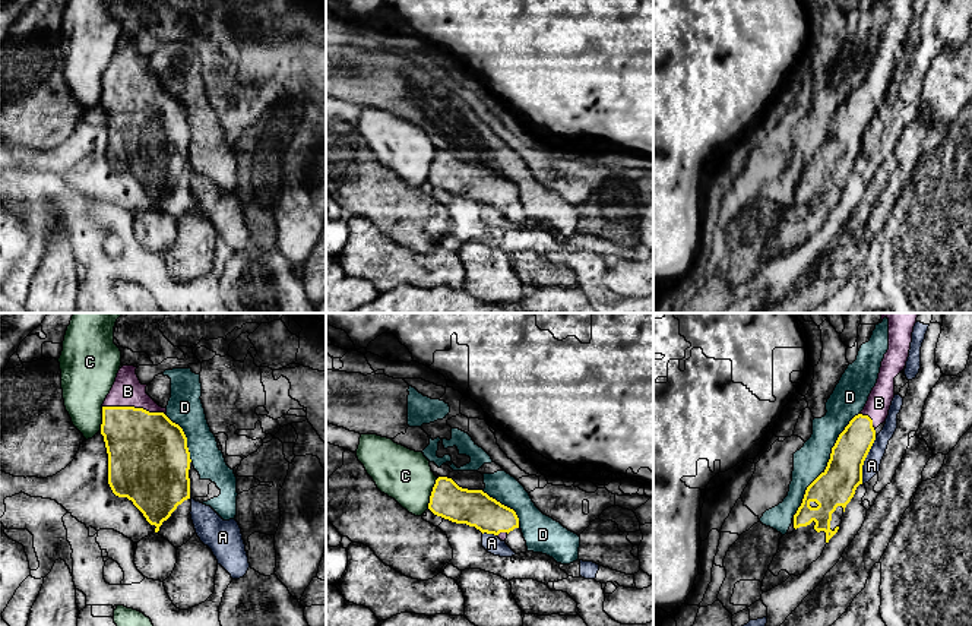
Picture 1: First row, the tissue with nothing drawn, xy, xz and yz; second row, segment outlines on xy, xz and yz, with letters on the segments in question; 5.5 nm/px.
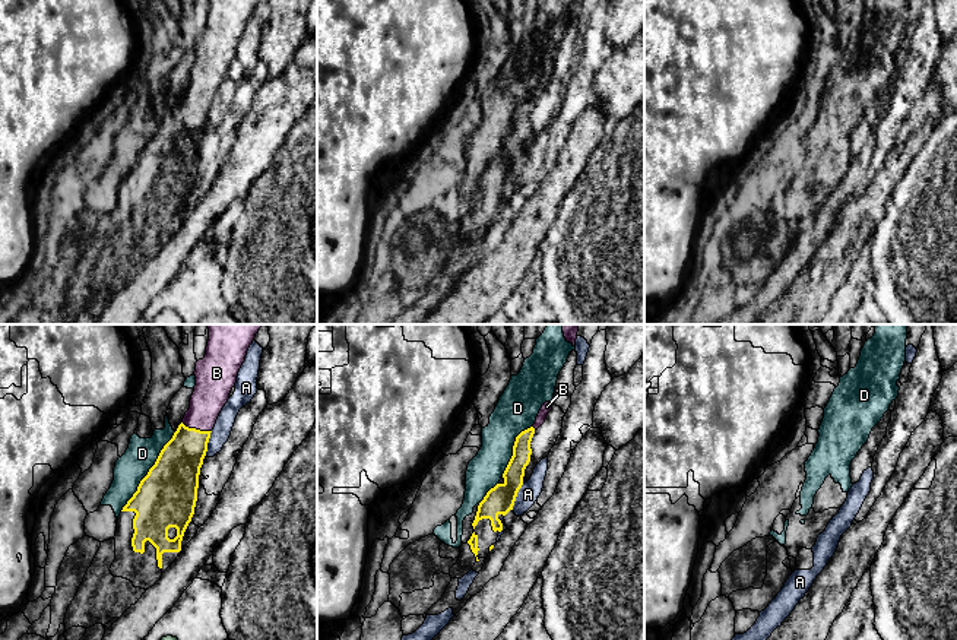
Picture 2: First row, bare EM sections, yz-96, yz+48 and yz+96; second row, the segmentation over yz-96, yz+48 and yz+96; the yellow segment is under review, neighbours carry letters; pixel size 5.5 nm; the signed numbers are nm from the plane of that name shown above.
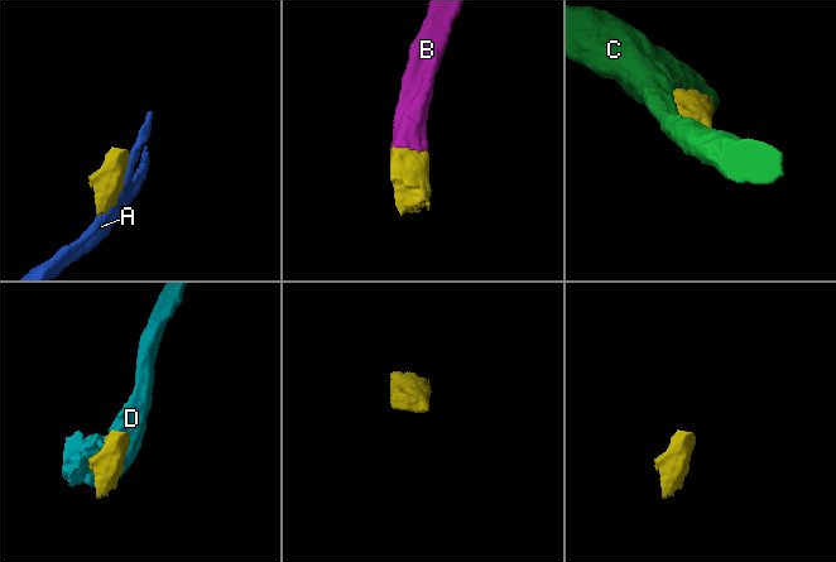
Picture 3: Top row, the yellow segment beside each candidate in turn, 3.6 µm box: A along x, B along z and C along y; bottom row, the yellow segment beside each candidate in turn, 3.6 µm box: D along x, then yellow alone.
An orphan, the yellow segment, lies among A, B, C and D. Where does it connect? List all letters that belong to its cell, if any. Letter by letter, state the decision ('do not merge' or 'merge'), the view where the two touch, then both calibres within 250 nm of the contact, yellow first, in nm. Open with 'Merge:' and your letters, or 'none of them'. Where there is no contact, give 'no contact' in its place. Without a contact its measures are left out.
Merge: B
A: do not merge; contact in yz; calibres 220 and 100 nm
B: merge; contact in xy; calibres 420 and 170 nm
C: do not merge; contact in xz; calibres 200 and 280 nm
D: do not merge; contact in yz; calibres 220 and 180 nm

